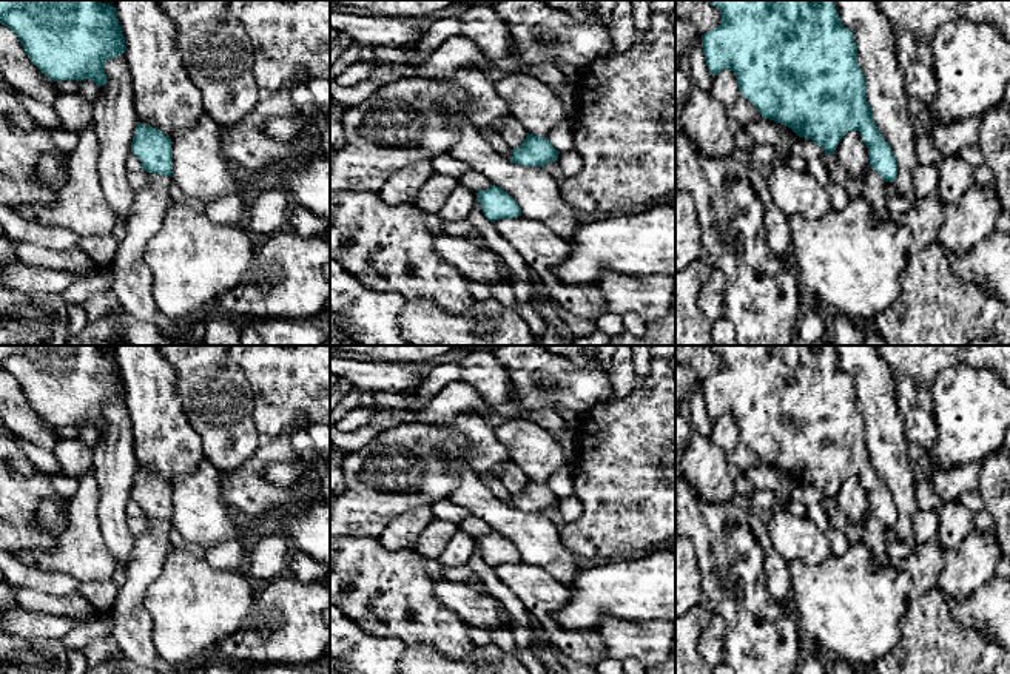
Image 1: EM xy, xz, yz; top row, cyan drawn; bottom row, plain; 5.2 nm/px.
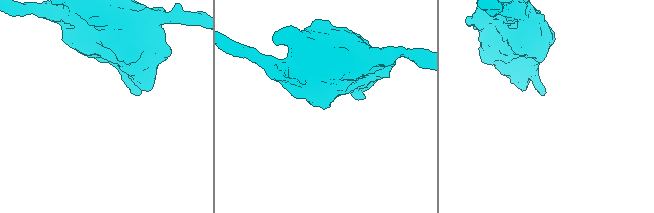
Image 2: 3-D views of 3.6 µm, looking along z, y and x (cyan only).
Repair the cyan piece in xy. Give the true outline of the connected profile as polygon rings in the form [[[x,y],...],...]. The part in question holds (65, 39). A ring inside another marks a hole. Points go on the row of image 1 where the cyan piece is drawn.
[[[0,0],[0,23],[20,40],[31,62],[51,80],[106,83],[103,65],[126,49],[116,8],[100,0]]]

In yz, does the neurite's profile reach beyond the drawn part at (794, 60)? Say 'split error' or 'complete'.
complete

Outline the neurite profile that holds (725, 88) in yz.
[[[723,69],[712,77],[711,96],[719,100],[728,117],[736,122],[737,128],[762,117],[759,110],[742,96],[734,71]]]

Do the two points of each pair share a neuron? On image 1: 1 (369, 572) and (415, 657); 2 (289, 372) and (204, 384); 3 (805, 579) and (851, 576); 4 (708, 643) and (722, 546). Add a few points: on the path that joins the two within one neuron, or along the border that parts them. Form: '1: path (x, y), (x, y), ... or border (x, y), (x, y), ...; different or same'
1: border (406, 645), (429, 645), (444, 656); different
2: border (230, 361), (241, 369), (250, 386), (253, 414); different
3: path (816, 579), (841, 579); same
4: border (713, 613), (725, 623), (722, 650); different

